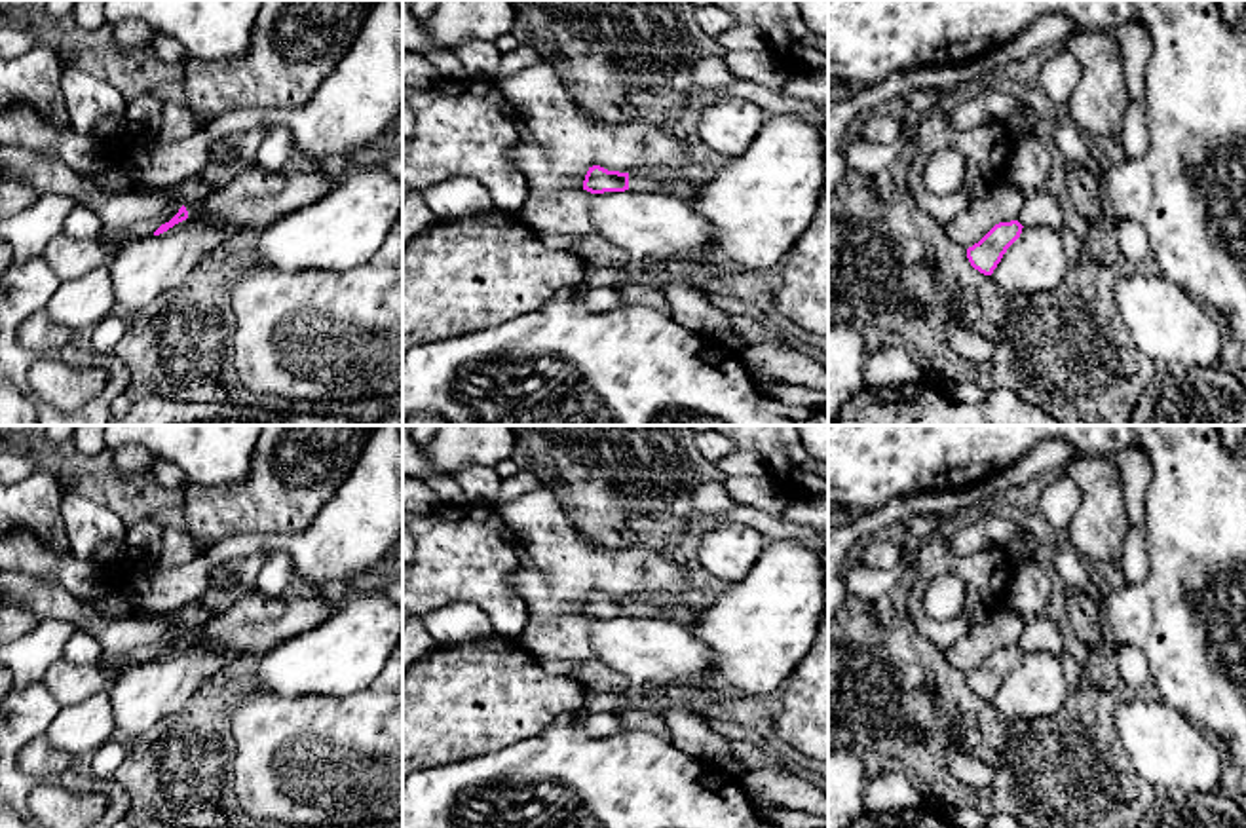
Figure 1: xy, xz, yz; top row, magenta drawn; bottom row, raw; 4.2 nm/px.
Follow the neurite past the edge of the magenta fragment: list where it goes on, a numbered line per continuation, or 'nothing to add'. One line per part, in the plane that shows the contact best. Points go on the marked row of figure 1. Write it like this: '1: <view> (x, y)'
1: xz (641, 183)

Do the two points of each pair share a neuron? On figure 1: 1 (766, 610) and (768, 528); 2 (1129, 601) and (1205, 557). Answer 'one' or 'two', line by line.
1: two
2: one

